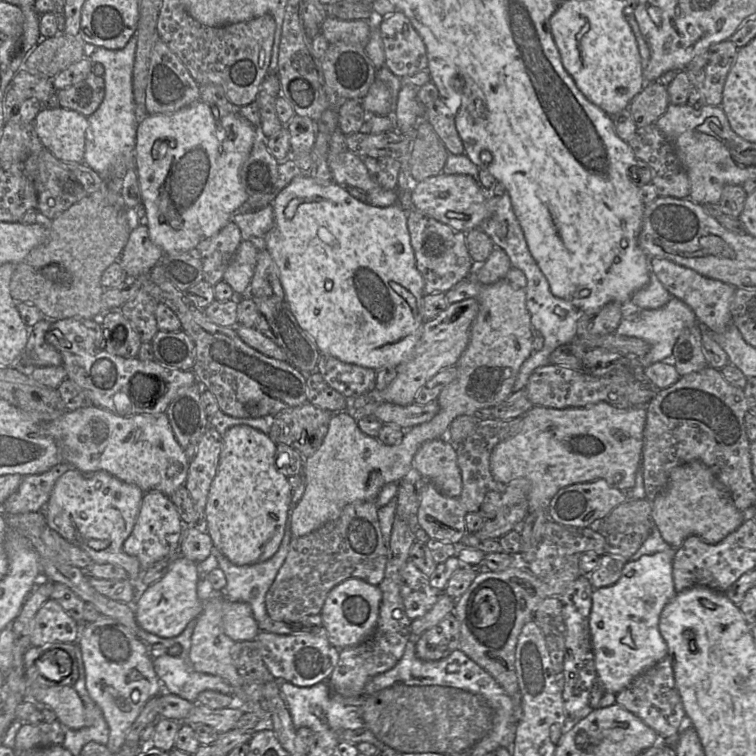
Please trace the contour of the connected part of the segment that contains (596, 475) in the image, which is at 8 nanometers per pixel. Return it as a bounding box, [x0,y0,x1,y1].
[490,402,646,513]

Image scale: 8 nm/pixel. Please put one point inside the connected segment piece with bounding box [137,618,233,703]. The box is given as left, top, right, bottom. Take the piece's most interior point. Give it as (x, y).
(176, 673)

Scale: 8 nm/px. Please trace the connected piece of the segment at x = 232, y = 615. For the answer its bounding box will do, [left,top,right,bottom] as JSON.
[223,599,260,642]

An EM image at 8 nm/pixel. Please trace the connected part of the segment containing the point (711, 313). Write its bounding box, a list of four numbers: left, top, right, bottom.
[649,259,735,333]

